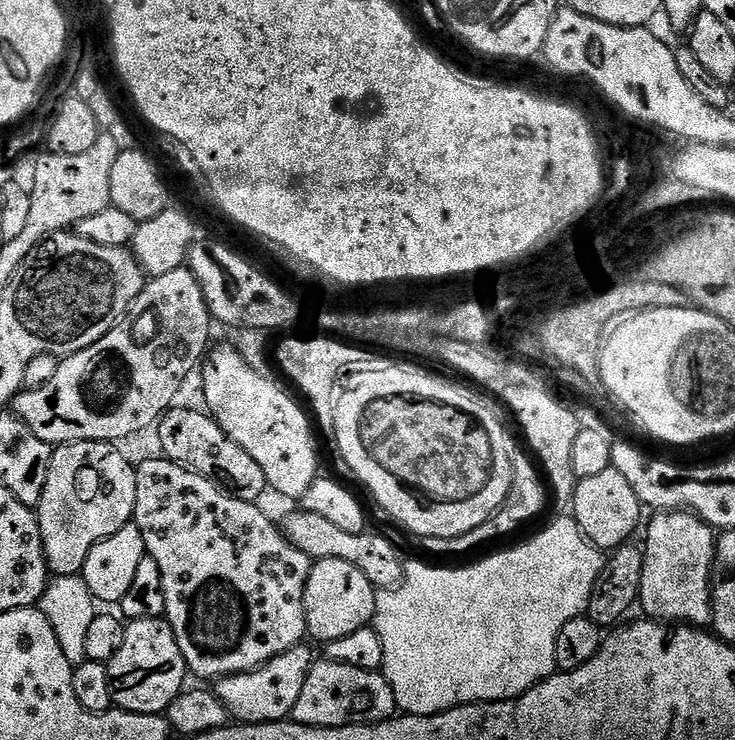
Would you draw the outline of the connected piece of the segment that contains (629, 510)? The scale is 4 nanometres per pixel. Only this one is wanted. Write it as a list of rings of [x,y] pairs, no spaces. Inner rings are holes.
[[[616,468],[602,470],[602,474],[594,474],[590,478],[580,480],[572,494],[571,515],[581,532],[601,550],[615,550],[632,536],[632,531],[640,524],[642,505],[640,496],[630,482]]]

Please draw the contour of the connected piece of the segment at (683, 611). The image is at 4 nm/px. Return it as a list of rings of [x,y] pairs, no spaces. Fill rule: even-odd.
[[[660,510],[648,524],[642,551],[642,582],[640,583],[639,607],[644,607],[643,615],[657,622],[680,620],[684,626],[704,626],[712,618],[712,563],[716,560],[717,533],[711,524],[687,510]]]

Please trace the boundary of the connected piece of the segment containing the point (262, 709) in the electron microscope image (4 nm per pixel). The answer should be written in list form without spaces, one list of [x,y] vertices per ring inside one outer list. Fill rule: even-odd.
[[[304,642],[297,644],[283,656],[275,656],[253,672],[219,677],[215,681],[214,691],[216,697],[228,708],[229,717],[241,724],[275,724],[287,721],[298,702],[298,694],[302,694],[302,686],[314,663],[314,655],[306,645]]]

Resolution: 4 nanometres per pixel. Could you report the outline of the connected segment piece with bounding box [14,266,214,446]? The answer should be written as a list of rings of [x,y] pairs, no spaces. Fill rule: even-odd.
[[[188,266],[149,279],[135,305],[98,344],[63,357],[57,372],[40,388],[16,393],[15,415],[25,420],[42,442],[53,446],[79,440],[120,442],[116,440],[153,427],[173,407],[172,399],[184,379],[205,359],[210,348],[208,327],[213,324],[202,286]],[[100,355],[112,360],[116,368],[100,368],[96,361]]]

